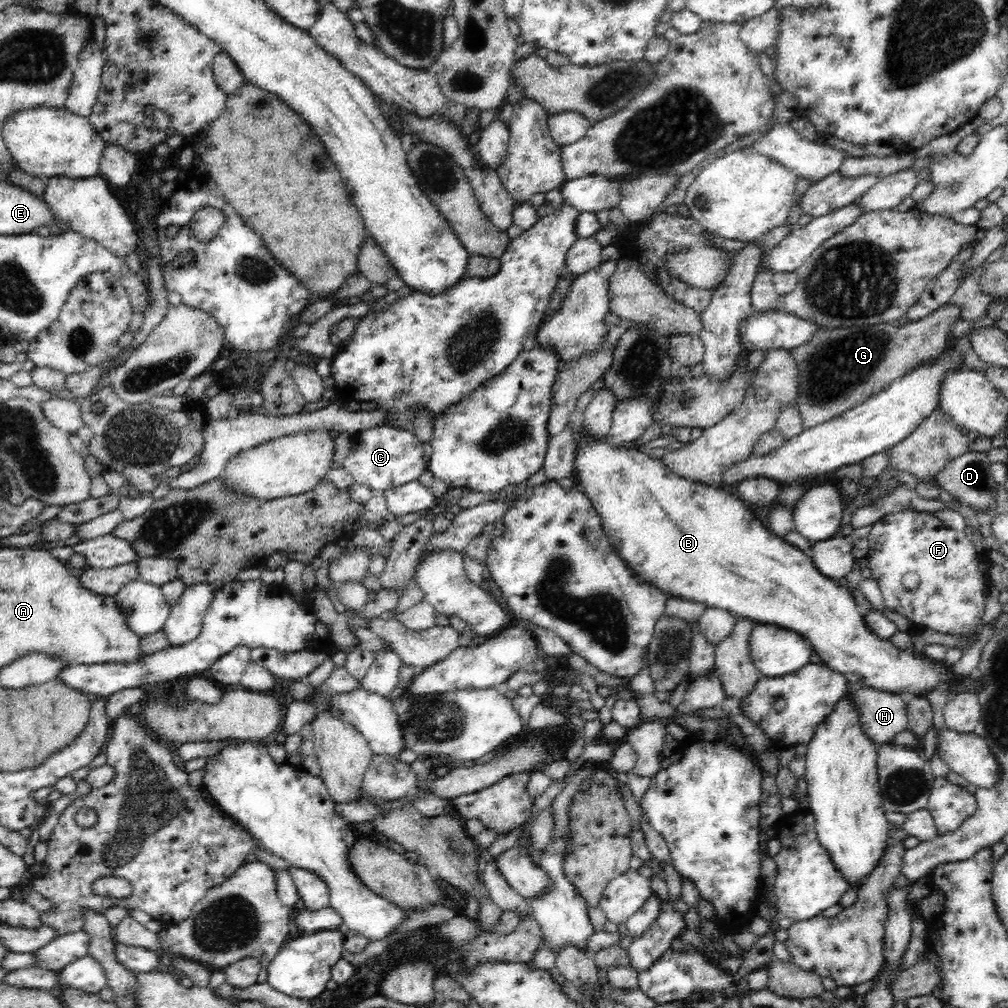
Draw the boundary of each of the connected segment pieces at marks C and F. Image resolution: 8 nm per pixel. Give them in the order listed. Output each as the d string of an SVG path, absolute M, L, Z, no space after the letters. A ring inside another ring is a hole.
M384 424L356 432L351 438L351 448L343 466L354 483L382 492L416 480L426 468L424 446L413 431Z
M905 510L884 515L872 525L868 535L869 551L862 558L865 566L871 570L883 594L885 606L905 616L912 624L921 624L928 630L952 635L956 639L966 639L980 626L986 604L989 587L989 565L982 561L981 552L976 550L972 539L964 531L957 531L945 526L942 519L934 513ZM914 572L919 576L916 589L906 589L902 585L904 574Z

